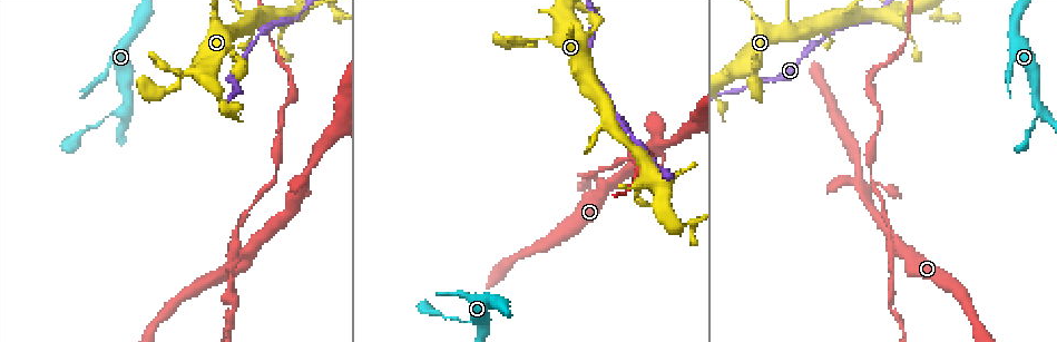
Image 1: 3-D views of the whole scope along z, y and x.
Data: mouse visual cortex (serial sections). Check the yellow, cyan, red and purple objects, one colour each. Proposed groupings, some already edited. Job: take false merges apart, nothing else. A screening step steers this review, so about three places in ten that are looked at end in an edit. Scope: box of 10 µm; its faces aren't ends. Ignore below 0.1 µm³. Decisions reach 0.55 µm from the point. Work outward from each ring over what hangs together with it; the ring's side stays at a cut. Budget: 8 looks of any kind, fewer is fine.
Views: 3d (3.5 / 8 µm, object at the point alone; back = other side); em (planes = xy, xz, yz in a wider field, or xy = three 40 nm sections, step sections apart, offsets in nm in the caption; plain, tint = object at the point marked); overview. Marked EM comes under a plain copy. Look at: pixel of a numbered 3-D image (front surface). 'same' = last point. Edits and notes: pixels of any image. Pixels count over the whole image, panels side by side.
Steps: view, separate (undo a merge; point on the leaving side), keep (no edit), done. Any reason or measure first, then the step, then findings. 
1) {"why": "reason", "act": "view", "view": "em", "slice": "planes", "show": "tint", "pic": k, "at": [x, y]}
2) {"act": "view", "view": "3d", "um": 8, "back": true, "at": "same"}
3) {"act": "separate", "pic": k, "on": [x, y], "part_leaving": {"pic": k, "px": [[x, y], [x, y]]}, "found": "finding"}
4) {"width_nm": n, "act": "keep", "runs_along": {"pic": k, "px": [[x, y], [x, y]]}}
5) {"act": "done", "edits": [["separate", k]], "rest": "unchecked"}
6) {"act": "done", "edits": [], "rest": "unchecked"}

{"why": "thick turns thin", "act": "view", "view": "3d", "um": 3.5, "pic": 1, "at": [785, 19]}

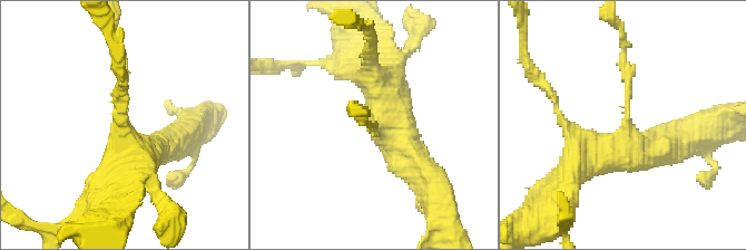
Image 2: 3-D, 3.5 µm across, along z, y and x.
{"why": "shape alone is not enough", "act": "view", "view": "em", "slice": "planes", "show": "tint", "pic": 2, "at": [627, 126]}

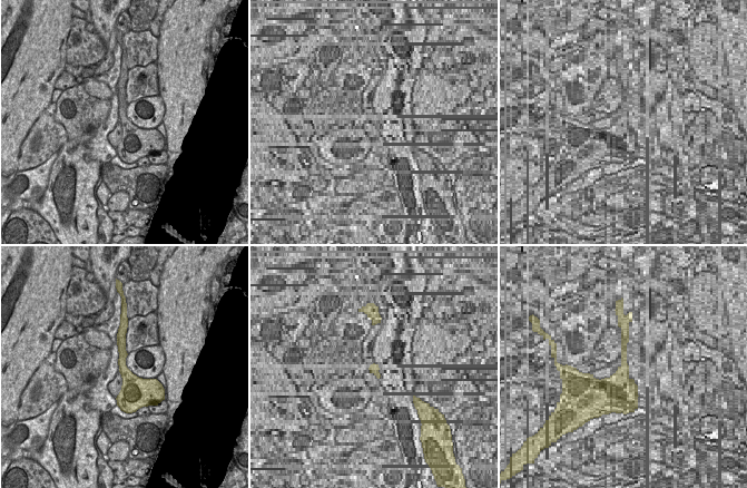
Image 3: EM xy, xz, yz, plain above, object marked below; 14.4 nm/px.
{"act": "keep", "runs_along": {"pic": 2, "px": [[126, 162], [126, 76]]}, "found": "continuous, no second cell"}

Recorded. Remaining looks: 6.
{"why": "sudden change in width", "act": "view", "view": "3d", "um": 8, "pic": 1, "at": [536, 42]}

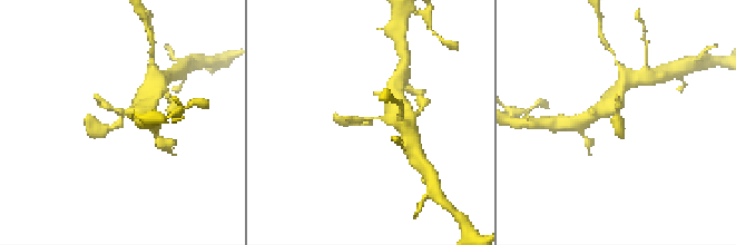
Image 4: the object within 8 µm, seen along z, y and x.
{"why": "need the tissue", "act": "view", "view": "em", "slice": "xy", "step": 2, "show": "tint", "at": "same"}

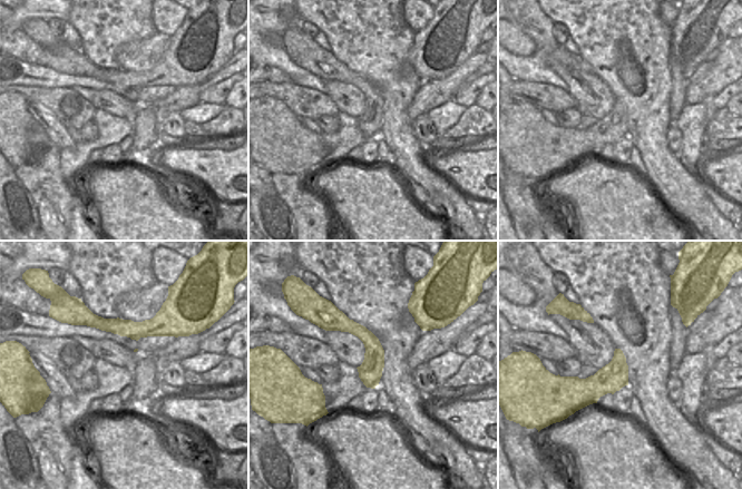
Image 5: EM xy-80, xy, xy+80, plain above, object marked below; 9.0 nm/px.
{"act": "keep", "runs_along": {"pic": 4, "px": [[146, 97], [113, 128], [95, 125]]}, "found": "one cell here"}

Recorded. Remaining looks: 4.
{"why": "sharp bend", "act": "view", "view": "3d", "um": 8, "pic": 1, "at": [241, 254]}

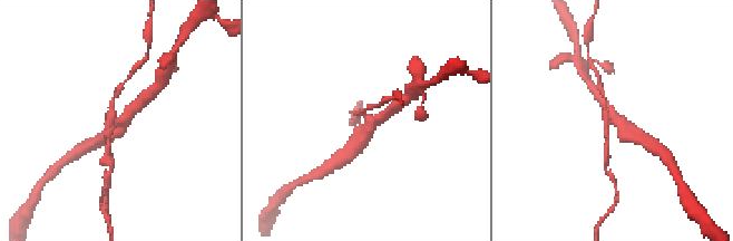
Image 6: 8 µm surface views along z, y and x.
{"act": "view", "view": "3d", "um": 3.5, "back": true, "at": "same"}

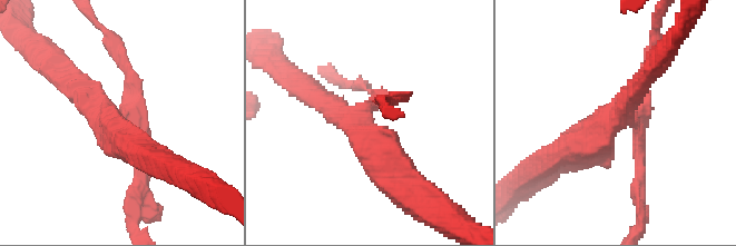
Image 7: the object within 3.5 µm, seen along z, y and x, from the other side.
{"arm_widths_nm": [100, 150, 300, 450], "act": "separate", "pic": 7, "on": [128, 75], "part_leaving": {"pic": 7, "px": [[125, 112], [128, 68], [100, 27]]}, "found": "two cells meet here"}

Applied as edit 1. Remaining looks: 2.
{"act": "done", "edits": [["separate", 7]], "rest": "unchecked"}

